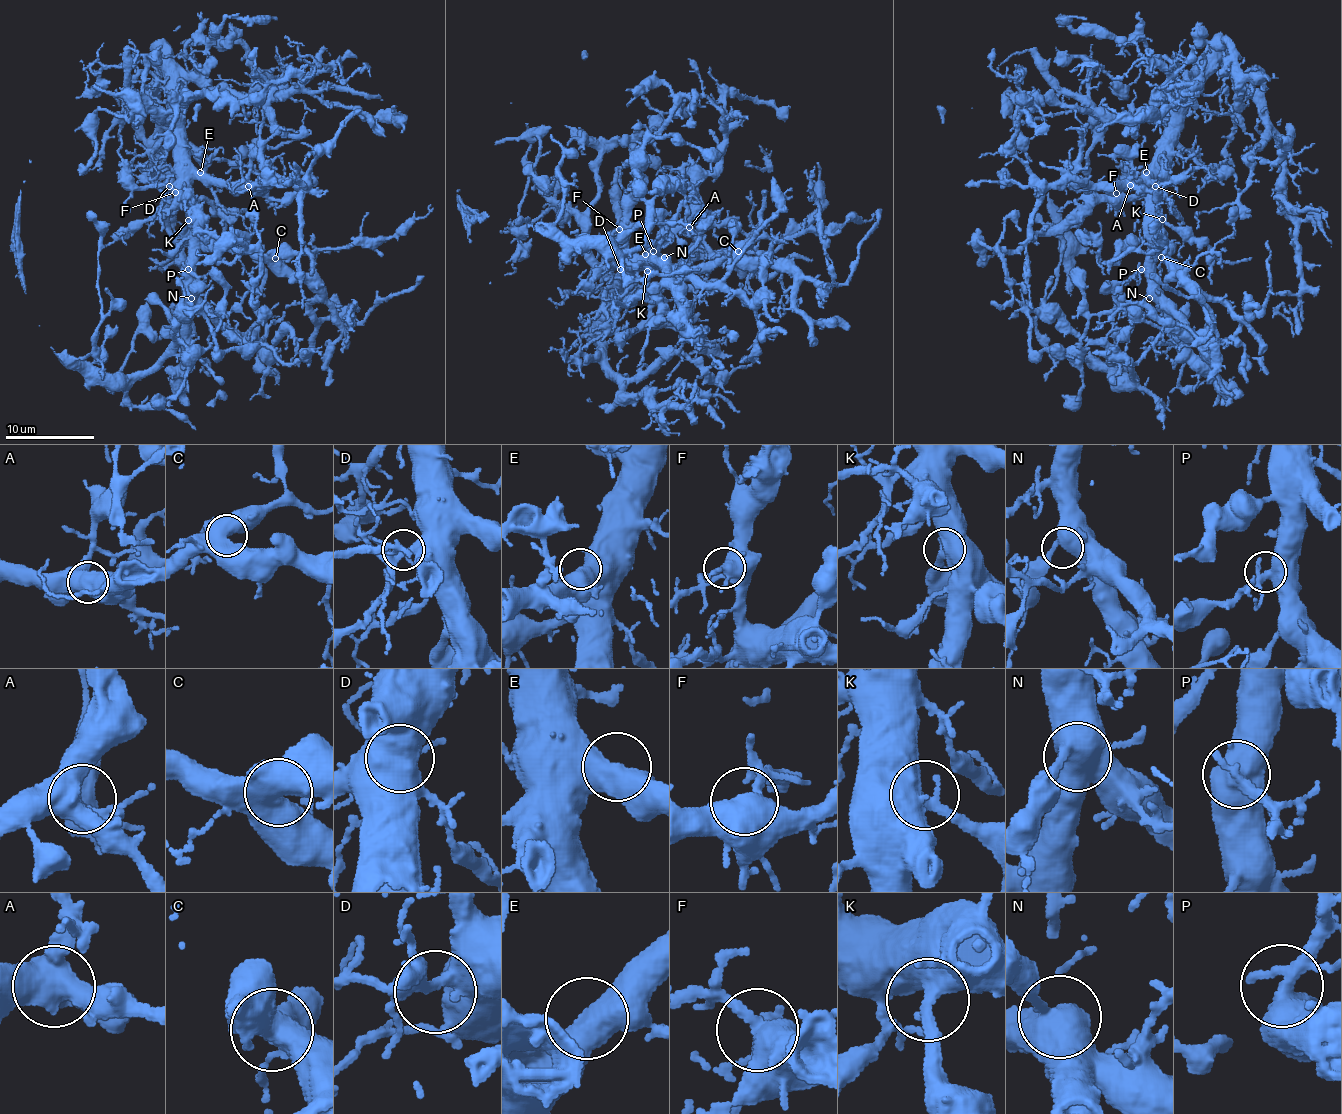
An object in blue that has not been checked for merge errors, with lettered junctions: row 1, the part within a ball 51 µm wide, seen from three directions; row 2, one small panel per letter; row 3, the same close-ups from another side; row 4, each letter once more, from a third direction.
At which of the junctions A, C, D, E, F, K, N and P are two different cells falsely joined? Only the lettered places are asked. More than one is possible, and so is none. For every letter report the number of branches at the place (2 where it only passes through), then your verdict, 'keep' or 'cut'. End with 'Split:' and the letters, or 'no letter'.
A: 4 | keep
C: 3 | keep
D: 3 | keep
E: 2 | keep
F: 2 | keep
K: 2 | keep
N: 2 | keep
P: 4 | keep
Split: no letter

